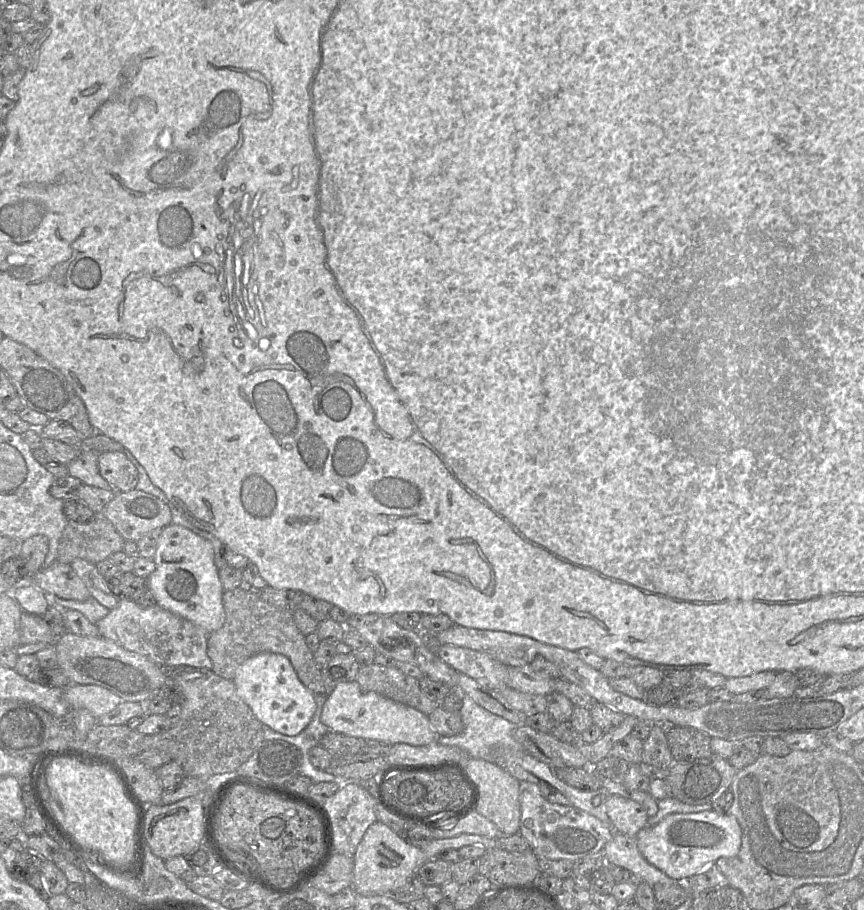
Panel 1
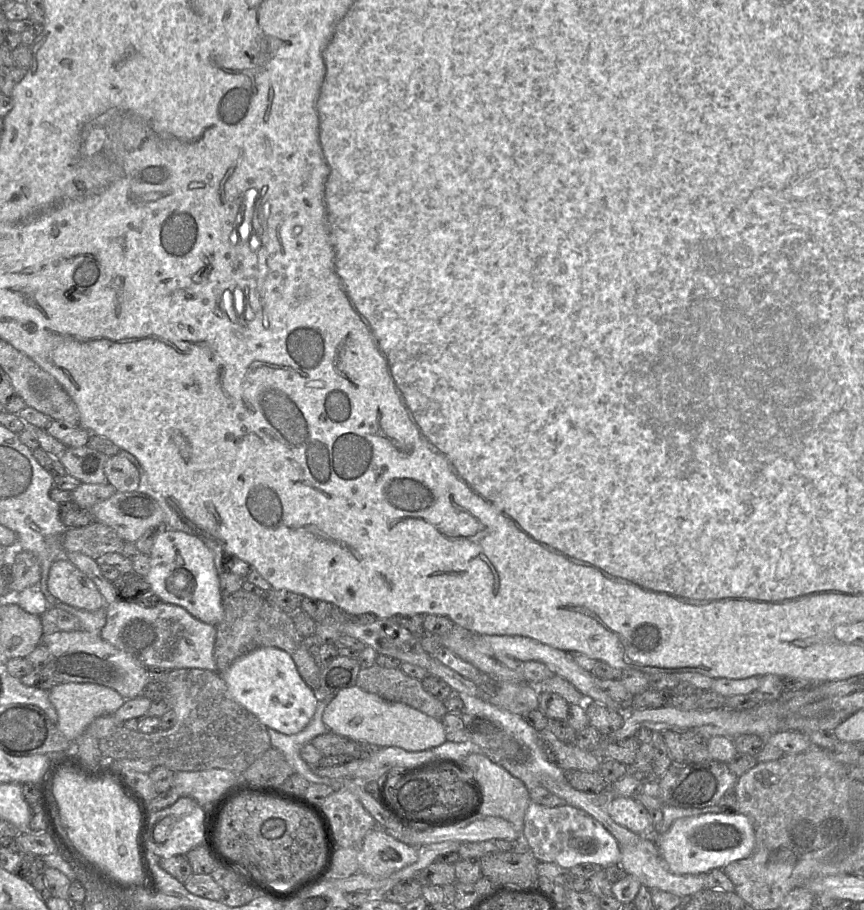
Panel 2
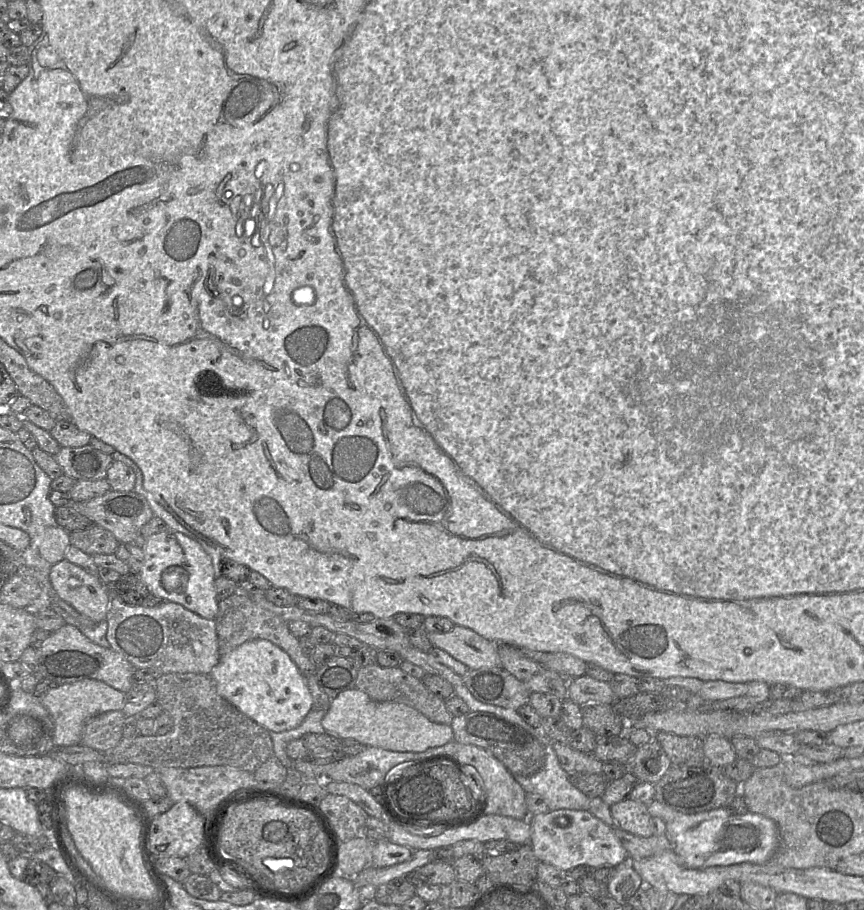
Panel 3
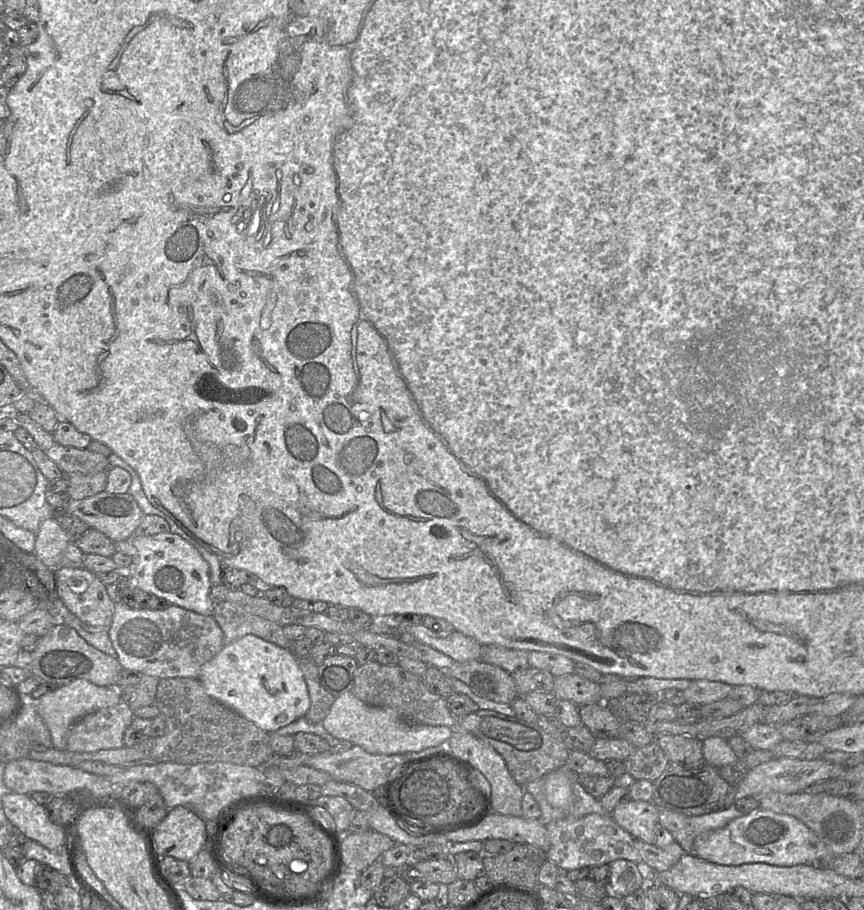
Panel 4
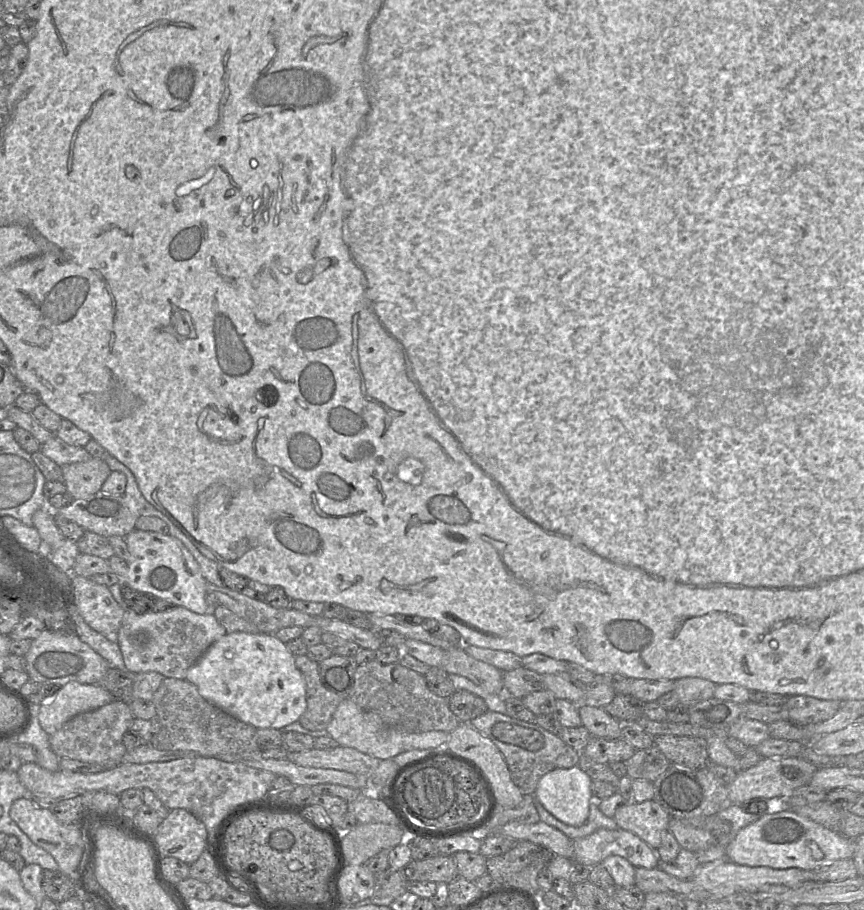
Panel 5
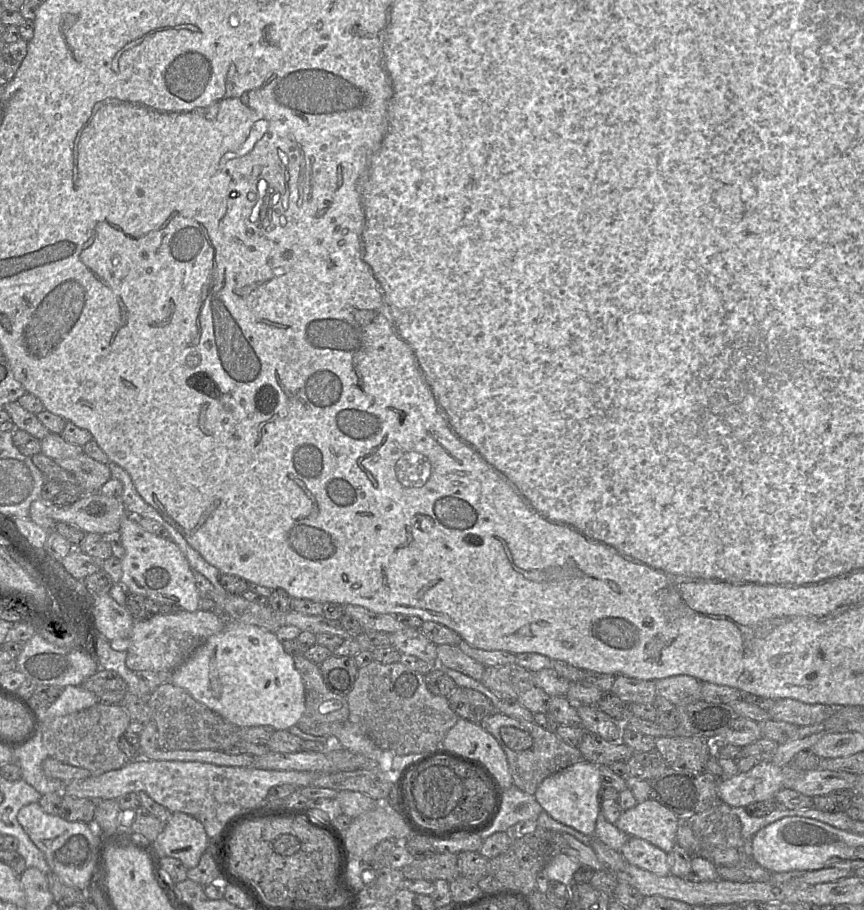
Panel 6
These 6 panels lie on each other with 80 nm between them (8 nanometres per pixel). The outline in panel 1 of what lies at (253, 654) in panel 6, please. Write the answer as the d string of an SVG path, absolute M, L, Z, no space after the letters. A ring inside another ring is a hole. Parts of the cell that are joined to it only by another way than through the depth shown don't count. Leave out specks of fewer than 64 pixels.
M263 652L248 658L237 668L232 681L238 696L255 717L278 733L298 735L308 726L316 711L314 693L301 682L284 655Z

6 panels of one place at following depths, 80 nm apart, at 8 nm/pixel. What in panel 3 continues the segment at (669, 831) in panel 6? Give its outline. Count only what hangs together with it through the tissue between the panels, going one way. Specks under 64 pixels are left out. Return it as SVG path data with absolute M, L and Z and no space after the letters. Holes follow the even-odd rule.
M626 799L610 806L610 813L619 828L640 837L652 836L651 815L647 804Z

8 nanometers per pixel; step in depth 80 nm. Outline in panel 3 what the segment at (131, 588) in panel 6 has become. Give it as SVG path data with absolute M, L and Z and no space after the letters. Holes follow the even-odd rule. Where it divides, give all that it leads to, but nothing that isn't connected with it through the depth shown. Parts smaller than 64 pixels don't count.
M173 529L151 535L141 548L144 563L139 573L150 594L179 603L206 619L218 614L215 576L212 559L200 545L201 539L190 538Z

